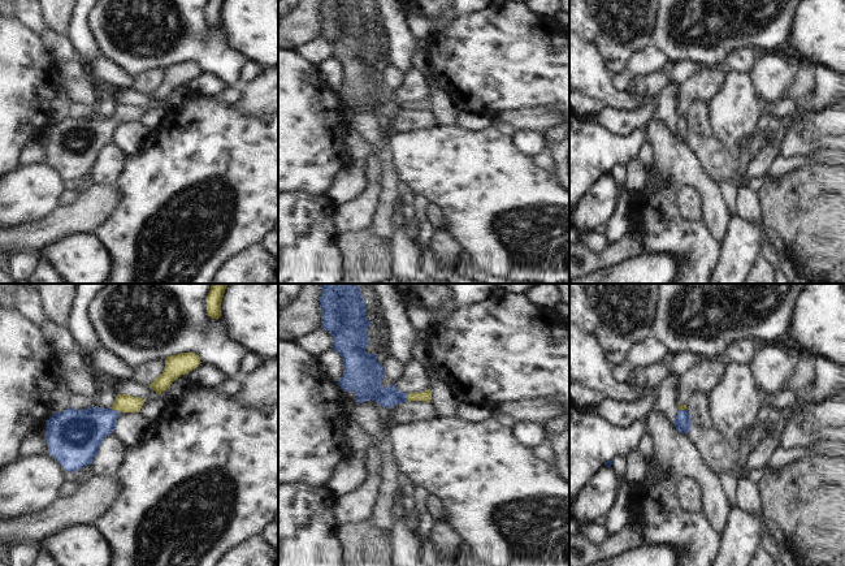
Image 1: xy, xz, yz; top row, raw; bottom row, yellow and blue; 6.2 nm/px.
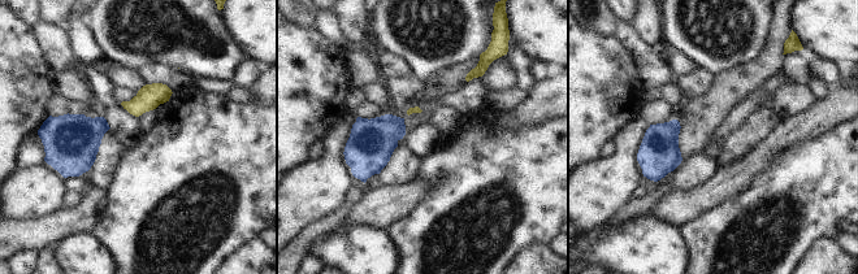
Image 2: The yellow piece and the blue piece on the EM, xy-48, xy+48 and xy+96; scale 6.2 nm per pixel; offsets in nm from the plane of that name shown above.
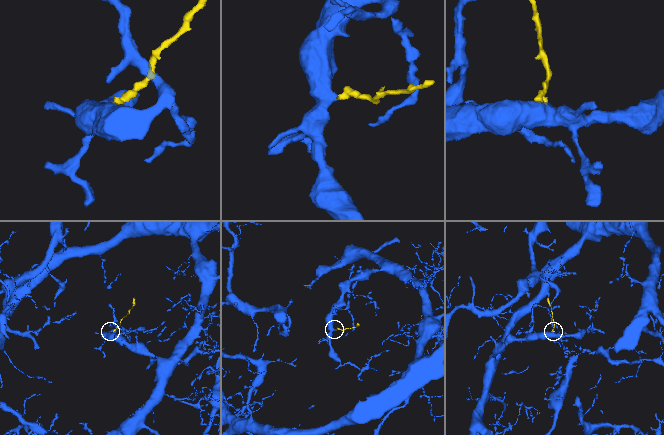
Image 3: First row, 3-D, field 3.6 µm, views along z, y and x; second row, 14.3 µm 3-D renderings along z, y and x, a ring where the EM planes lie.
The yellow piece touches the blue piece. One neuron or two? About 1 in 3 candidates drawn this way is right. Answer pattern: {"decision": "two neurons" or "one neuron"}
{"decision": "one neuron"}

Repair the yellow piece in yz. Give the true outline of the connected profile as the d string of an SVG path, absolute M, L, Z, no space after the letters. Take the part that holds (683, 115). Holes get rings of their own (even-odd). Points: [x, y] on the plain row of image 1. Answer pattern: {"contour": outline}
{"contour": "M686 113L679 115L679 120L673 129L673 133L676 138L681 142L688 142L690 139L692 137L690 124L689 120L686 118Z"}

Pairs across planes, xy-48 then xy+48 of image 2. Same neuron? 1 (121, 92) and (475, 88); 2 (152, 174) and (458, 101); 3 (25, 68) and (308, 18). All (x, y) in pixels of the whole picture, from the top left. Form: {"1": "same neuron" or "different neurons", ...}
{"1": "same neuron", "2": "different neurons", "3": "different neurons"}

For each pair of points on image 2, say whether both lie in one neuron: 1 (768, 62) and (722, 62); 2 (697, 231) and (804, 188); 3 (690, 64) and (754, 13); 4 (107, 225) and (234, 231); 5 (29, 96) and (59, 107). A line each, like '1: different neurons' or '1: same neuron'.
1: different neurons
2: same neuron
3: different neurons
4: same neuron
5: different neurons

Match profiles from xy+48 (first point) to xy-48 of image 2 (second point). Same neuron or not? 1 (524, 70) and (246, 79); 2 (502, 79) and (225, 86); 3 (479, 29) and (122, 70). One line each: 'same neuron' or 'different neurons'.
1: different neurons
2: same neuron
3: different neurons

